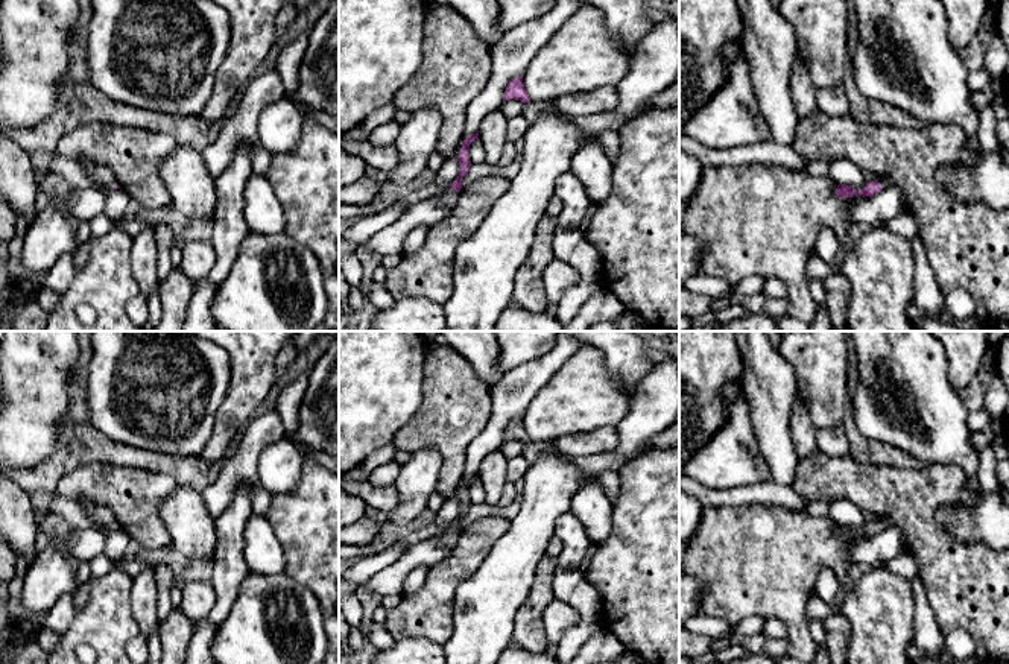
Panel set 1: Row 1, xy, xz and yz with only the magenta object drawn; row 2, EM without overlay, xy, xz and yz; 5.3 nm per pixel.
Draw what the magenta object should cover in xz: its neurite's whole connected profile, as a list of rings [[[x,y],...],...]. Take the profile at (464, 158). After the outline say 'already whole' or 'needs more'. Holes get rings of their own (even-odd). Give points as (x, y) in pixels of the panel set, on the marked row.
[[[479,131],[476,134],[467,137],[462,141],[462,149],[459,152],[459,164],[460,164],[459,176],[457,176],[457,179],[453,184],[450,184],[447,188],[444,188],[442,191],[436,193],[432,198],[436,204],[444,205],[444,207],[450,207],[450,205],[457,202],[459,191],[462,188],[462,182],[460,181],[468,173],[470,166],[471,166],[470,155],[468,155],[470,144],[476,138],[479,138]]] | needs more

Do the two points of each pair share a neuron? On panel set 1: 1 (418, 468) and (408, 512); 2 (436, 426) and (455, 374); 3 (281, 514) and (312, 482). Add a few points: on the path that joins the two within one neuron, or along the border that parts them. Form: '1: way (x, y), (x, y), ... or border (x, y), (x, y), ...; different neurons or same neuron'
1: way (418, 479), (414, 486), (414, 502); same neuron
2: way (449, 414), (453, 409), (453, 386); same neuron
3: way (289, 506), (306, 490); same neuron

